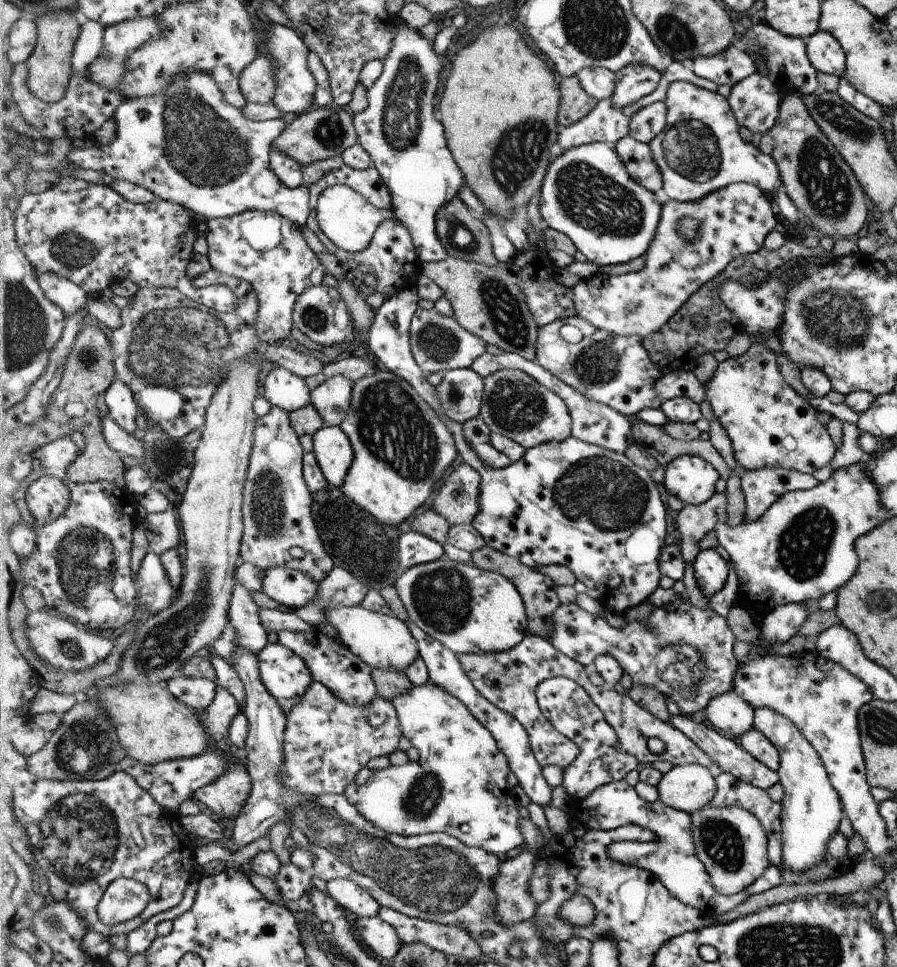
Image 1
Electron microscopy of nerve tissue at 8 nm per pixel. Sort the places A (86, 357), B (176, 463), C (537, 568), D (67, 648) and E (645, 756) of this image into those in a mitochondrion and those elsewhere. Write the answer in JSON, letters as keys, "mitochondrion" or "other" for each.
{"A":"mitochondrion","B":"mitochondrion","C":"other","D":"mitochondrion","E":"other"}

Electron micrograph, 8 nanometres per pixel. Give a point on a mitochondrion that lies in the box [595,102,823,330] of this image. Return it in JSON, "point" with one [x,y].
{"point":[691,149]}

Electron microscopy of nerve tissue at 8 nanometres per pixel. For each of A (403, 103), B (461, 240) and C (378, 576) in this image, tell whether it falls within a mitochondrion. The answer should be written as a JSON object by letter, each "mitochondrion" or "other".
{"A":"mitochondrion","B":"mitochondrion","C":"other"}

